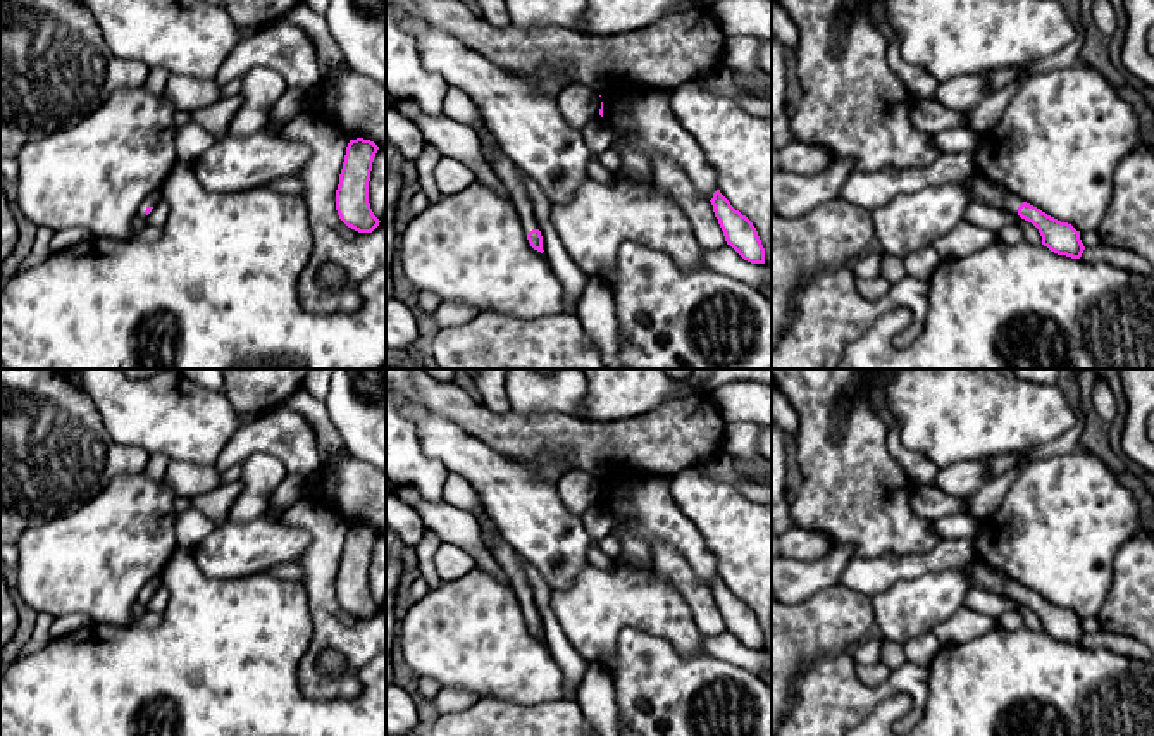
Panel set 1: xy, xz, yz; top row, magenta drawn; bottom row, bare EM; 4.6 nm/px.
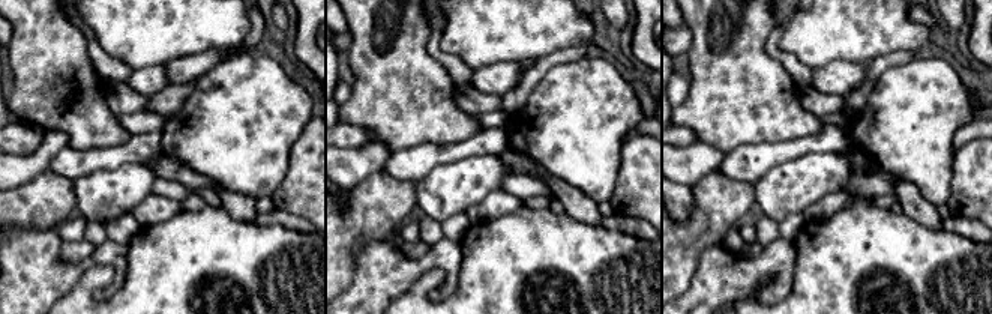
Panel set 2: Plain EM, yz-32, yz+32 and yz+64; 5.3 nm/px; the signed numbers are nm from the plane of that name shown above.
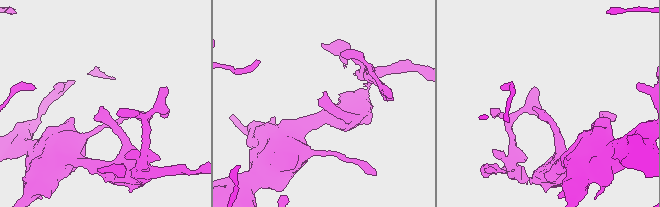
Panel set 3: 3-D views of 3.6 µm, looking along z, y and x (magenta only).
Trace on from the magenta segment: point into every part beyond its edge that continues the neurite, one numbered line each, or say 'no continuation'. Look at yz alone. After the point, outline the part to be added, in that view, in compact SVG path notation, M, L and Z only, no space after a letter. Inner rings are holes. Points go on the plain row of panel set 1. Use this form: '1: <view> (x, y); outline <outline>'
1: yz (980, 576); outline M973 562L965 569L971 589L985 589L1018 602L1021 584L1011 581L1004 572L996 571L982 562Z

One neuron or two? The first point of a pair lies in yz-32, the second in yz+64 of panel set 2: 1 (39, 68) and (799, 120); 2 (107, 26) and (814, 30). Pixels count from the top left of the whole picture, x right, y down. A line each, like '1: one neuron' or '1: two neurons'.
1: one neuron
2: one neuron

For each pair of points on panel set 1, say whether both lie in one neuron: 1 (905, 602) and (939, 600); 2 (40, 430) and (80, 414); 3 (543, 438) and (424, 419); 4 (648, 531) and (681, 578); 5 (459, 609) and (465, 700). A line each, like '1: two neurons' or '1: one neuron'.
1: one neuron
2: one neuron
3: two neurons
4: two neurons
5: two neurons

